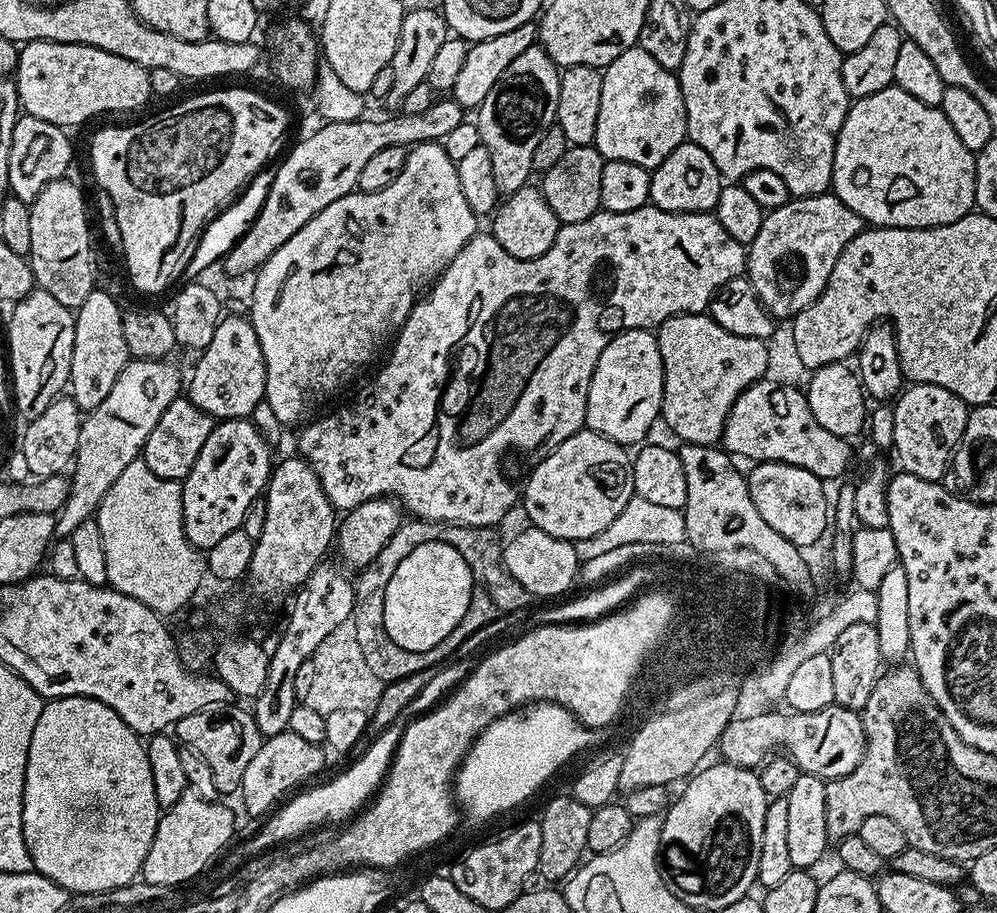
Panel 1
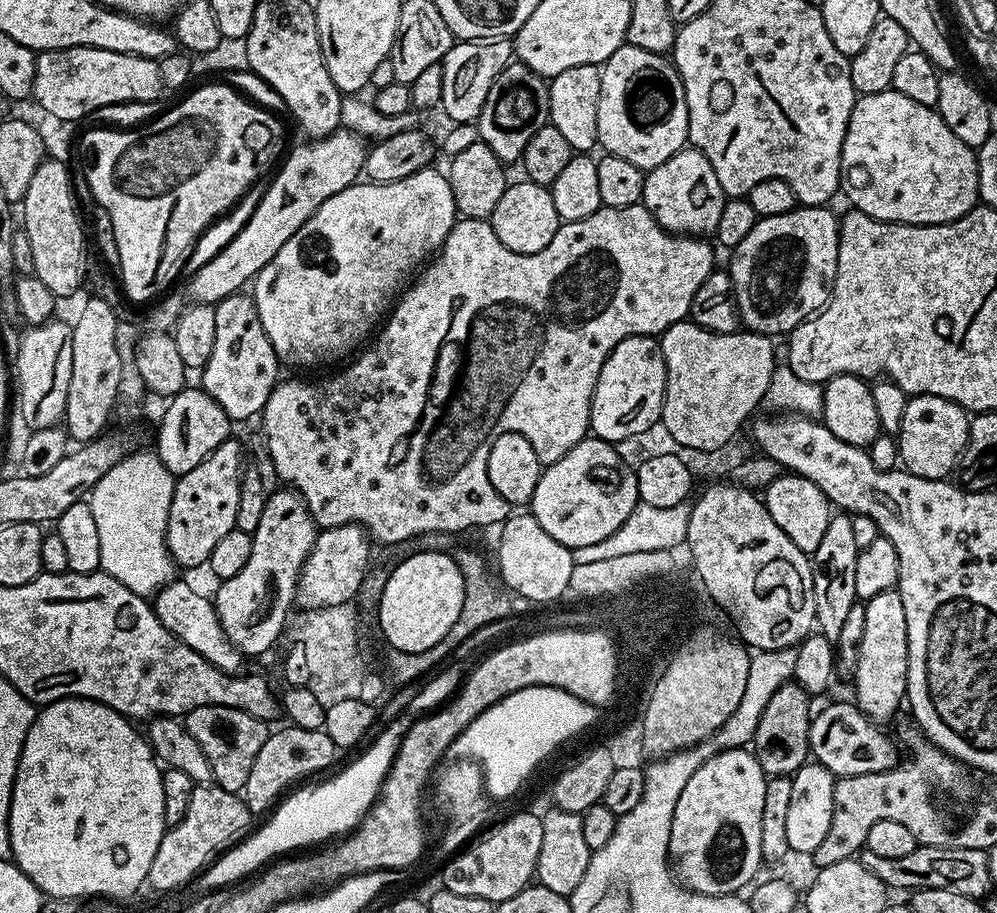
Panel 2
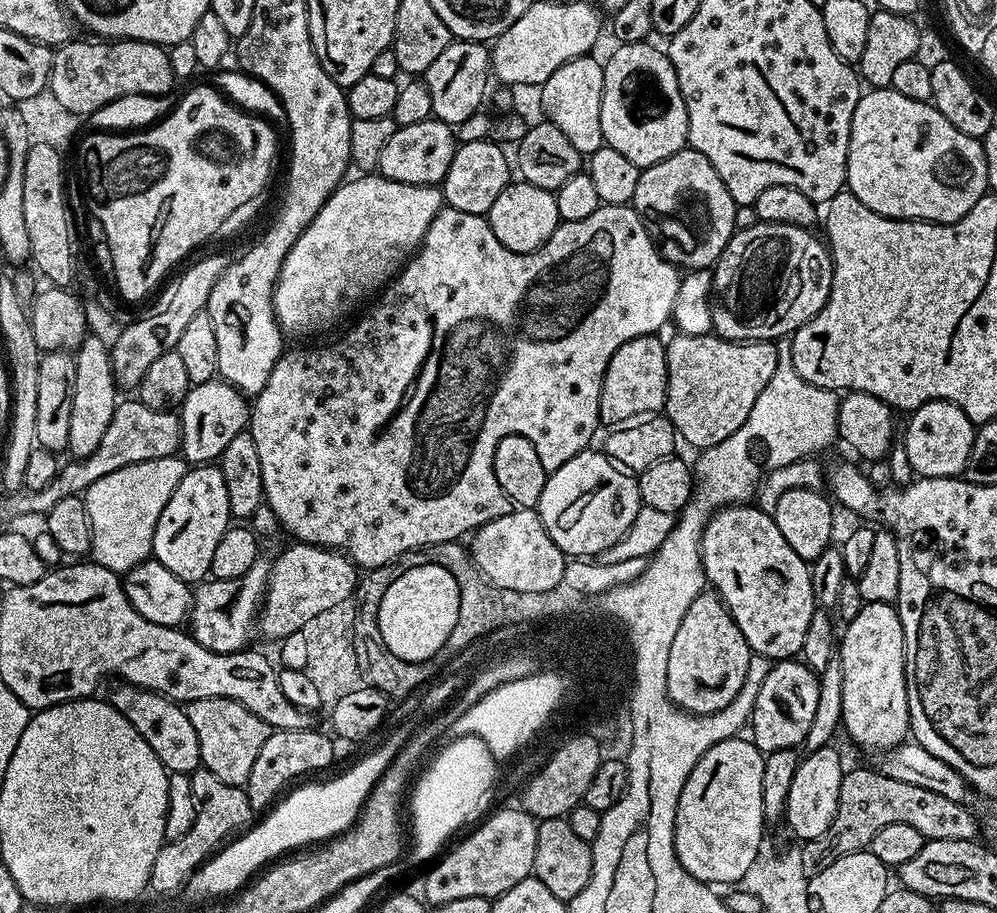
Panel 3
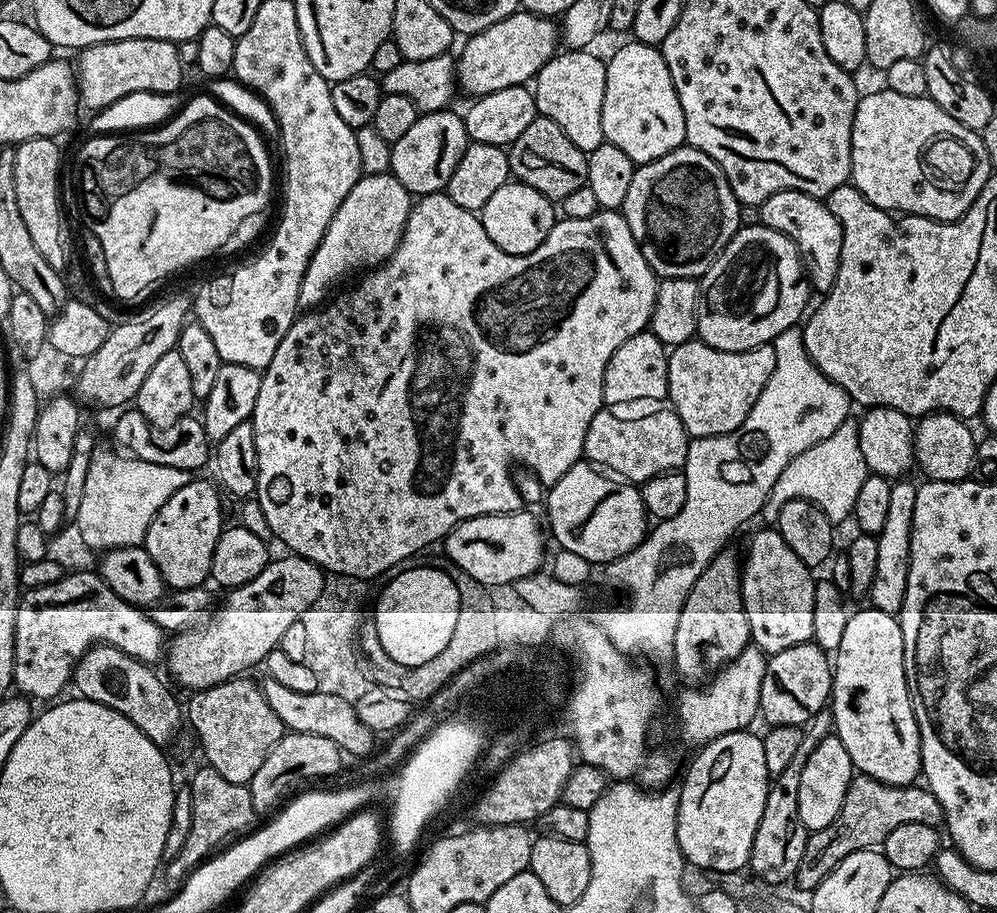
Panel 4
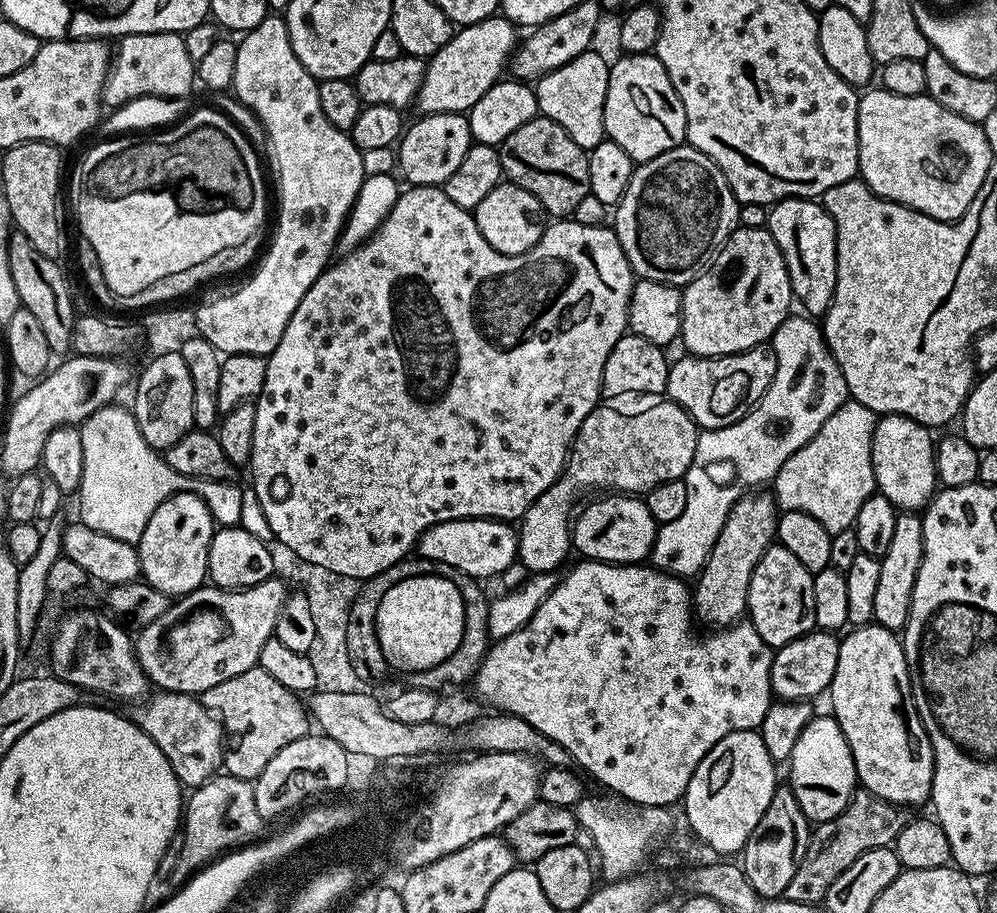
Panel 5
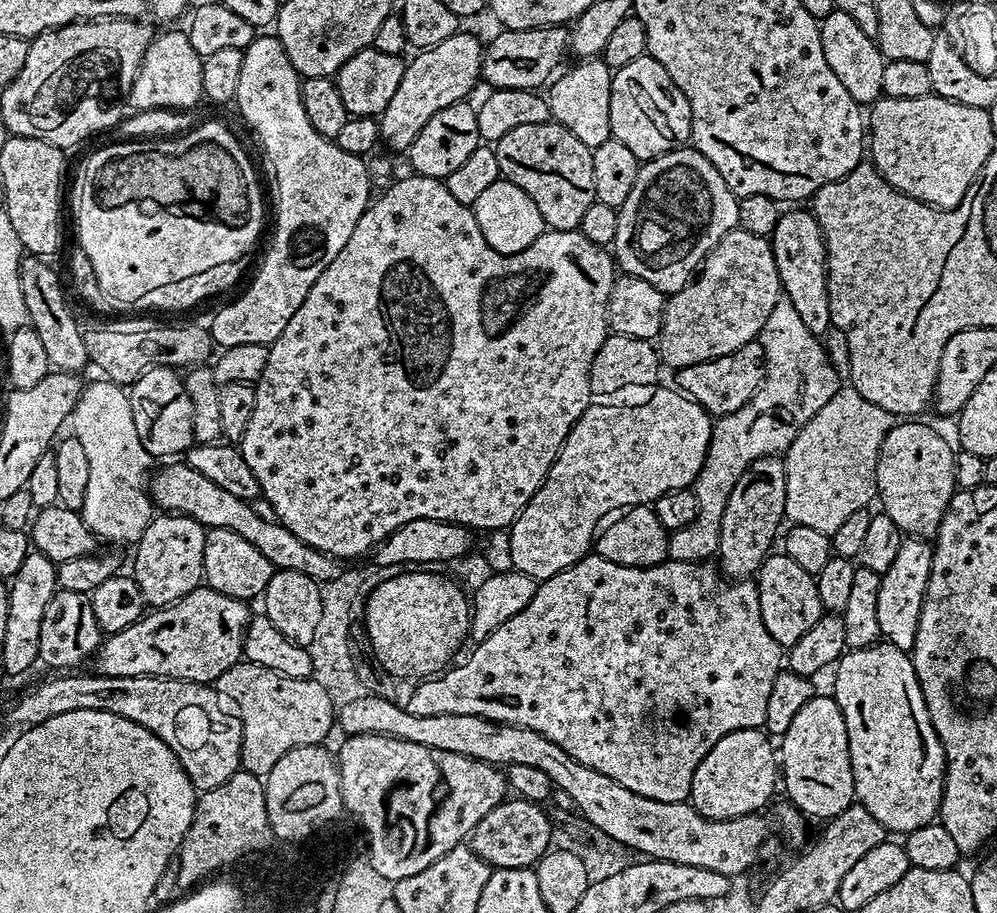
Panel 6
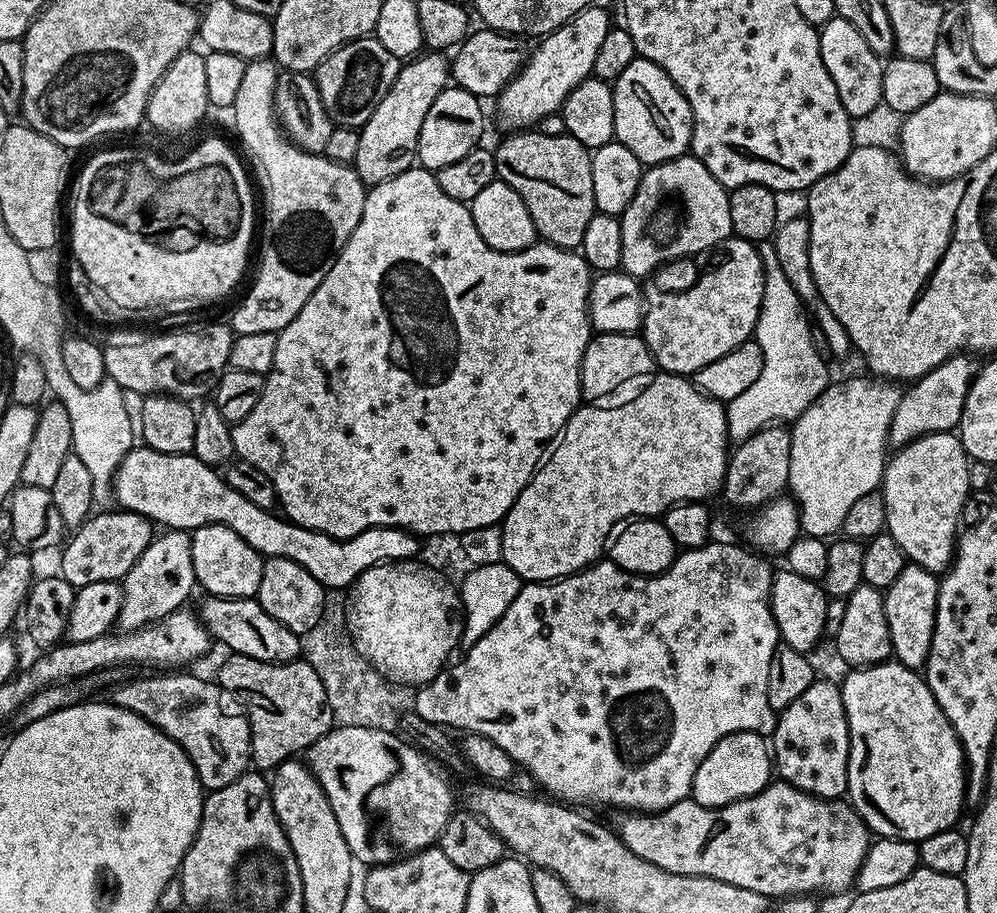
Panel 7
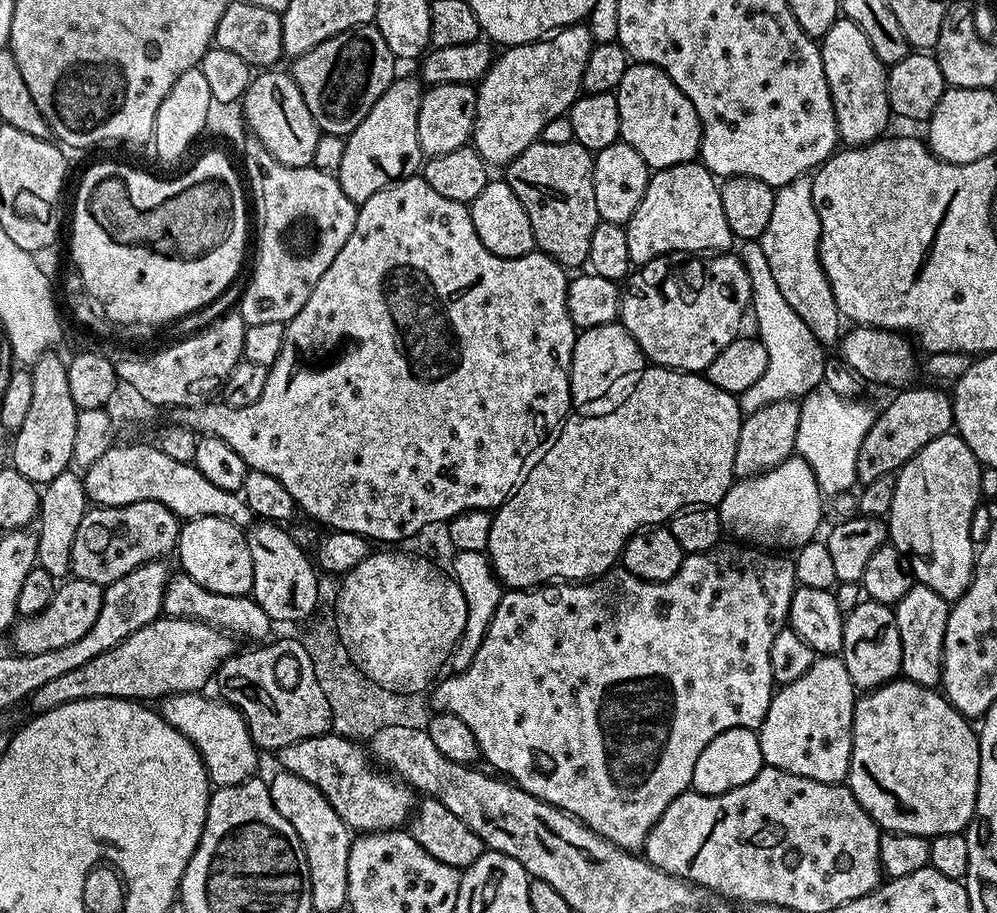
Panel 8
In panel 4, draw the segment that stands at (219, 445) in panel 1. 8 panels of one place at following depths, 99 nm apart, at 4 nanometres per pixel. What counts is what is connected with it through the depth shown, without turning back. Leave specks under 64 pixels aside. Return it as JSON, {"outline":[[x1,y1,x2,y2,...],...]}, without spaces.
{"outline":[[189,479,182,490,178,490,154,514,144,535,143,547,150,554,154,566,162,574,169,589,199,588,212,574,214,546,218,542,226,521,220,513,222,492,211,479]]}

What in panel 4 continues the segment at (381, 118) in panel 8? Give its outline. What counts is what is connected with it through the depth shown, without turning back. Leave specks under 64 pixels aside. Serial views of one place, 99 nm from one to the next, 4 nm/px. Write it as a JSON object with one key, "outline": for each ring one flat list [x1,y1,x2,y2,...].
{"outline":[[517,10,502,18,502,22,486,26,486,30,476,32,463,42,464,49,458,55,460,84,470,97,477,98,506,87,527,85,536,77,547,60,558,51,558,24,547,16]]}

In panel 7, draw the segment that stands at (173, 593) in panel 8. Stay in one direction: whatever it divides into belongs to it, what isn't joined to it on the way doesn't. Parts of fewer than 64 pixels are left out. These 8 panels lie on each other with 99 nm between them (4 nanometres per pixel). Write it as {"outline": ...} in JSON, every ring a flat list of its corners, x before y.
{"outline":[[205,595,203,599,200,608,198,607,200,621,208,629,213,641,217,645,225,644,229,653,246,658,271,660,277,664,295,660,301,655,301,637,294,630,286,630,282,622,270,618,270,614,262,610,259,599,210,595]]}

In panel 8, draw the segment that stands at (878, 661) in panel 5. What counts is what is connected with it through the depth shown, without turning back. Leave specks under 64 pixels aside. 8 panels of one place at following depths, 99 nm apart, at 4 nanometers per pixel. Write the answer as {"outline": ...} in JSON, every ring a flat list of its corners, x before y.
{"outline":[[903,678,891,680,889,684,883,684,880,688,865,691,857,699,856,708,852,712,852,757,848,767,848,788,858,798,862,810,870,814,873,822,884,832,901,832,902,834,914,834,915,836,941,836,942,834,954,834,964,832,972,816,976,812,976,799,978,798,978,782,980,781,980,738,975,727,971,728,969,717,948,701,947,696,941,694,936,688,924,688,921,684,915,684]]}

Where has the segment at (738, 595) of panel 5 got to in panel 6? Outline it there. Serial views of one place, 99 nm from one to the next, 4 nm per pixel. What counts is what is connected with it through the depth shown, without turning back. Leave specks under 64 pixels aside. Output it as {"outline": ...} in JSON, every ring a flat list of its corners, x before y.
{"outline":[[779,455,763,456,744,471,742,478,734,482,726,510,722,514,720,541,718,542,718,568,727,579,747,580,755,577,760,564,773,551,772,539,781,531,780,523,786,517,786,470]]}

